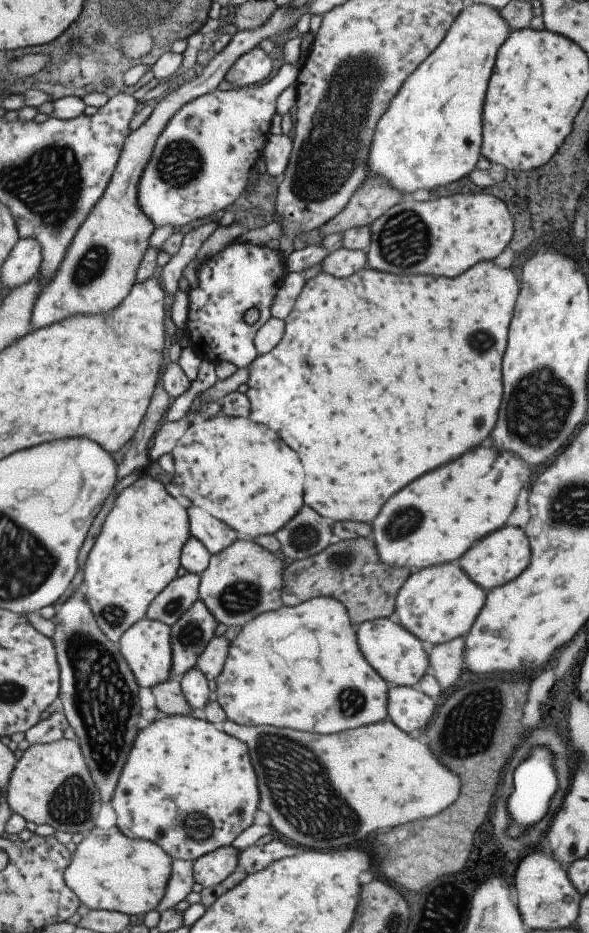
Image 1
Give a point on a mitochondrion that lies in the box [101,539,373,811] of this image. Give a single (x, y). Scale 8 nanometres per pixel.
(238, 599)

